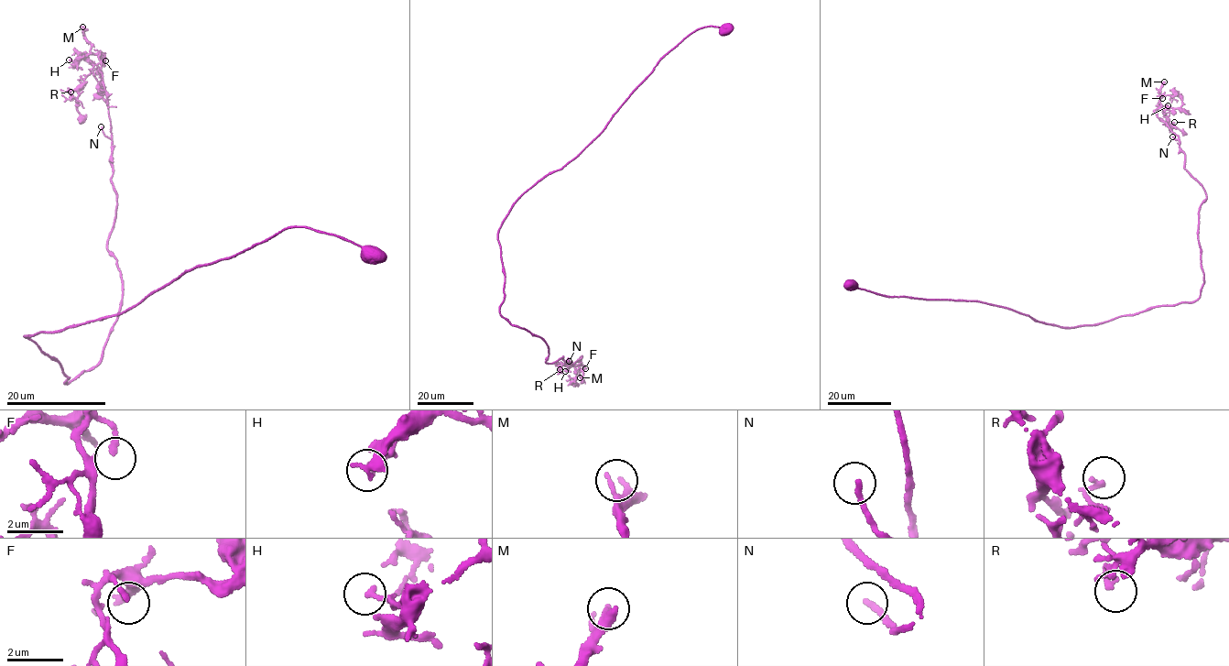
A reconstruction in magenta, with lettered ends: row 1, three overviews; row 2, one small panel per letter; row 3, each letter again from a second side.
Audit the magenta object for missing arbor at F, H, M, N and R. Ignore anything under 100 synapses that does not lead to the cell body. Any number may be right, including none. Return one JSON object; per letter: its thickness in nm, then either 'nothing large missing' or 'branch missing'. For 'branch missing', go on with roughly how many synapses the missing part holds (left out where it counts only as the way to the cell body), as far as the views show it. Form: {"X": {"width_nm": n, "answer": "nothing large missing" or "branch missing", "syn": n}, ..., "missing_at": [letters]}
{"F": {"width_nm": 180, "answer": "nothing large missing"}, "H": {"width_nm": 190, "answer": "nothing large missing"}, "M": {"width_nm": 220, "answer": "nothing large missing"}, "N": {"width_nm": 200, "answer": "branch missing", "syn": 300}, "R": {"width_nm": 190, "answer": "nothing large missing"}, "missing_at": ["N"]}

